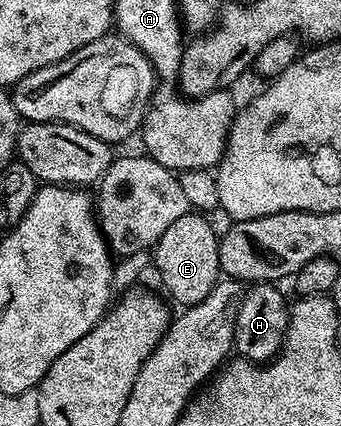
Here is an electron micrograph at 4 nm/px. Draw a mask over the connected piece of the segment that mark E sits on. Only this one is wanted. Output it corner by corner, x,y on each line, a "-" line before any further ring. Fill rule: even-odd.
194,210
185,213
165,234
161,234
153,249
153,268
159,271
159,280
163,283
162,291
179,306
196,304
209,295
209,290
219,283
219,237
220,233
210,224
206,215

